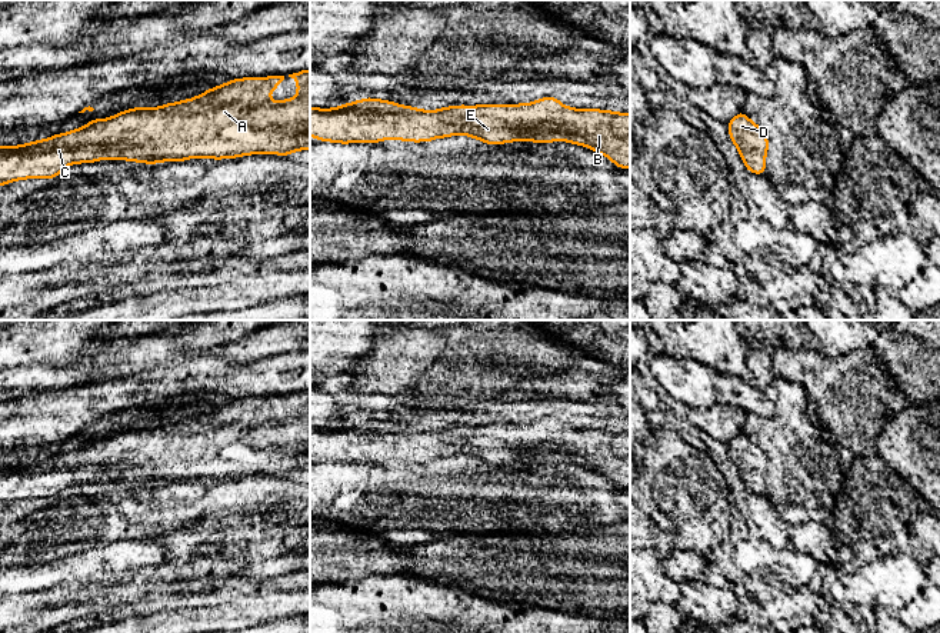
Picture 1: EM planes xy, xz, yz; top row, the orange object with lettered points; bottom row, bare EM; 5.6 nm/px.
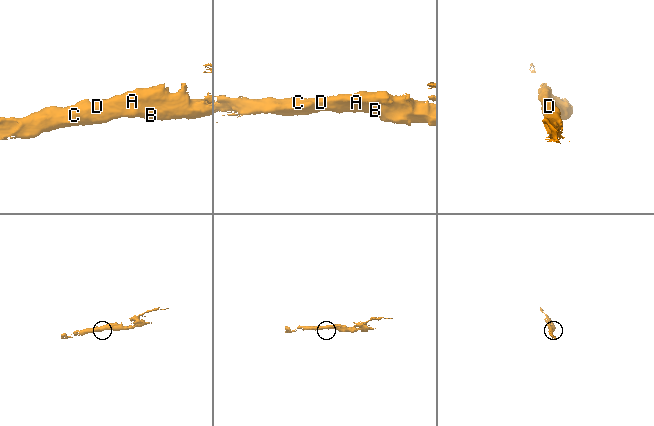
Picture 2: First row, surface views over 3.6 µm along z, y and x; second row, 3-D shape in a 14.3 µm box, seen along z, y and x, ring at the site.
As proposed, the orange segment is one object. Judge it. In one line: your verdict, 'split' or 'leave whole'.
leave whole

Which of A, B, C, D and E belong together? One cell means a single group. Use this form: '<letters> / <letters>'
A B C D E

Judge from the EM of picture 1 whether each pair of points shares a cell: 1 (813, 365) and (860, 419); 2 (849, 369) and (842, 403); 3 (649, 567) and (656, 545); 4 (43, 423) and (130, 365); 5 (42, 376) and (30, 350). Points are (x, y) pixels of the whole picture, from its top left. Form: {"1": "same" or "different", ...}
{"1": "same", "2": "same", "3": "different", "4": "different", "5": "different"}

